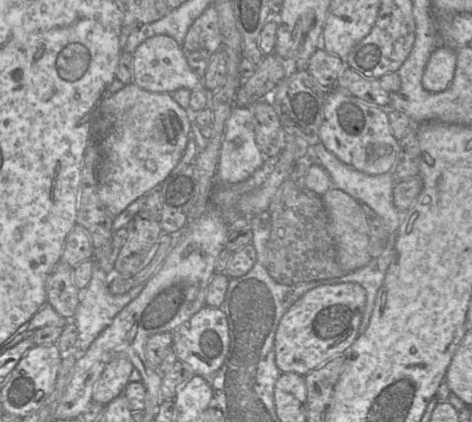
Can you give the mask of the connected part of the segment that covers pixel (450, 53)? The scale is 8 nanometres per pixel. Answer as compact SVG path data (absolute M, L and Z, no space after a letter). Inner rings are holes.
M440 46L431 54L424 70L424 88L432 93L446 90L453 80L455 69L455 52L447 46Z

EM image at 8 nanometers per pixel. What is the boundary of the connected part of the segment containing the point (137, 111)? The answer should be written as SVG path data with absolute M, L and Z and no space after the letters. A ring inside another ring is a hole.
M135 83L125 84L114 94L104 93L94 132L101 135L98 193L112 216L152 191L176 167L191 133L189 114L171 94L149 92Z

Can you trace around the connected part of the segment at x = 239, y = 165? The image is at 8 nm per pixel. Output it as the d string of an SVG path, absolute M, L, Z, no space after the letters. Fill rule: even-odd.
M252 105L233 107L225 123L224 140L218 163L217 185L218 183L223 185L238 183L262 166L265 157L256 144L254 125L255 115Z

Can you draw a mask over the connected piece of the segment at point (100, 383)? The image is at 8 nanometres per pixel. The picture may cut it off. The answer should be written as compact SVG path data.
M124 357L109 362L94 385L92 401L106 405L113 398L124 393L133 369L133 364Z

